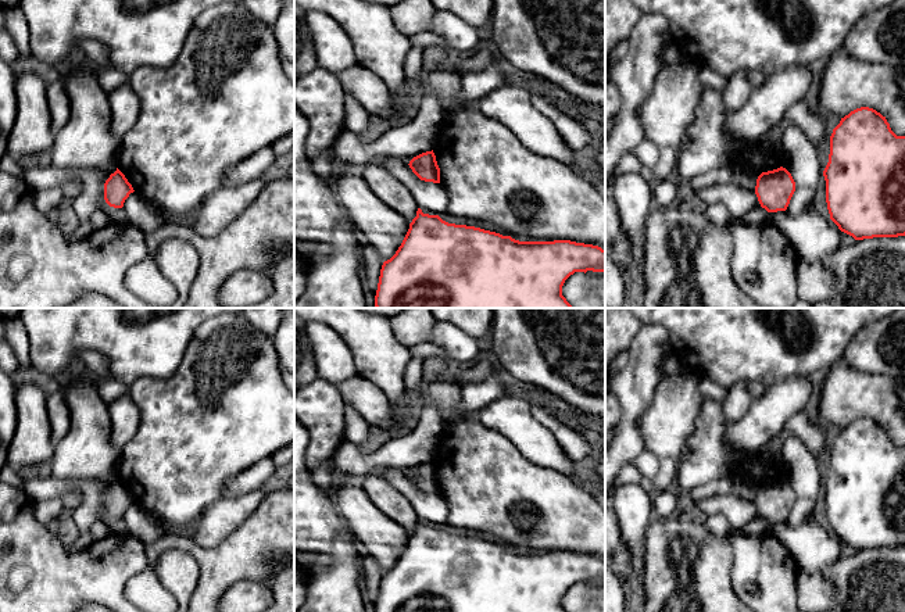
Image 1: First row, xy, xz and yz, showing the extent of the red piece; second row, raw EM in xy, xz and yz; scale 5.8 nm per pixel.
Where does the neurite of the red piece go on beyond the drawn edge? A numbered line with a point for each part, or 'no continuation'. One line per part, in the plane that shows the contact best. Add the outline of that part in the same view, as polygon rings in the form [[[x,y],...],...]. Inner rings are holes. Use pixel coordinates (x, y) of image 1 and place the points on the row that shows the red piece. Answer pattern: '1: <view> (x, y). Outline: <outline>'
no continuation

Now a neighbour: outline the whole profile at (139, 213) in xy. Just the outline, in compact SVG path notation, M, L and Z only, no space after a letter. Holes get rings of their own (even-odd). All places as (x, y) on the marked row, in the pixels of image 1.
M136 192L129 194L122 210L126 214L126 222L137 226L143 233L150 233L161 226L154 215L154 207Z

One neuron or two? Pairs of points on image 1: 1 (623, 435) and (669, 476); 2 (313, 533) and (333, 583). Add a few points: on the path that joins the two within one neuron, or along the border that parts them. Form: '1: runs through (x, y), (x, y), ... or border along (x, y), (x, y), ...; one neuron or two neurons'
1: border along (640, 417), (637, 429), (646, 448); two neurons
2: runs through (325, 544), (336, 555), (336, 571); one neuron

